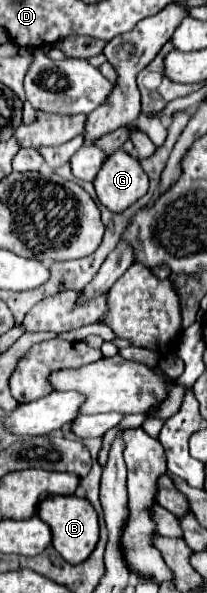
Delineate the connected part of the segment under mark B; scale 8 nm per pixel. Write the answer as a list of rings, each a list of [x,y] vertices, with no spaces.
[[[67,495],[67,497],[47,497],[45,501],[41,501],[39,511],[37,511],[39,519],[43,519],[49,527],[51,527],[51,535],[53,535],[53,547],[61,553],[61,557],[65,561],[69,561],[71,565],[79,565],[83,563],[89,555],[91,549],[95,549],[97,541],[99,541],[99,525],[97,525],[97,511],[93,509],[93,505],[87,499],[75,497],[75,495]]]

